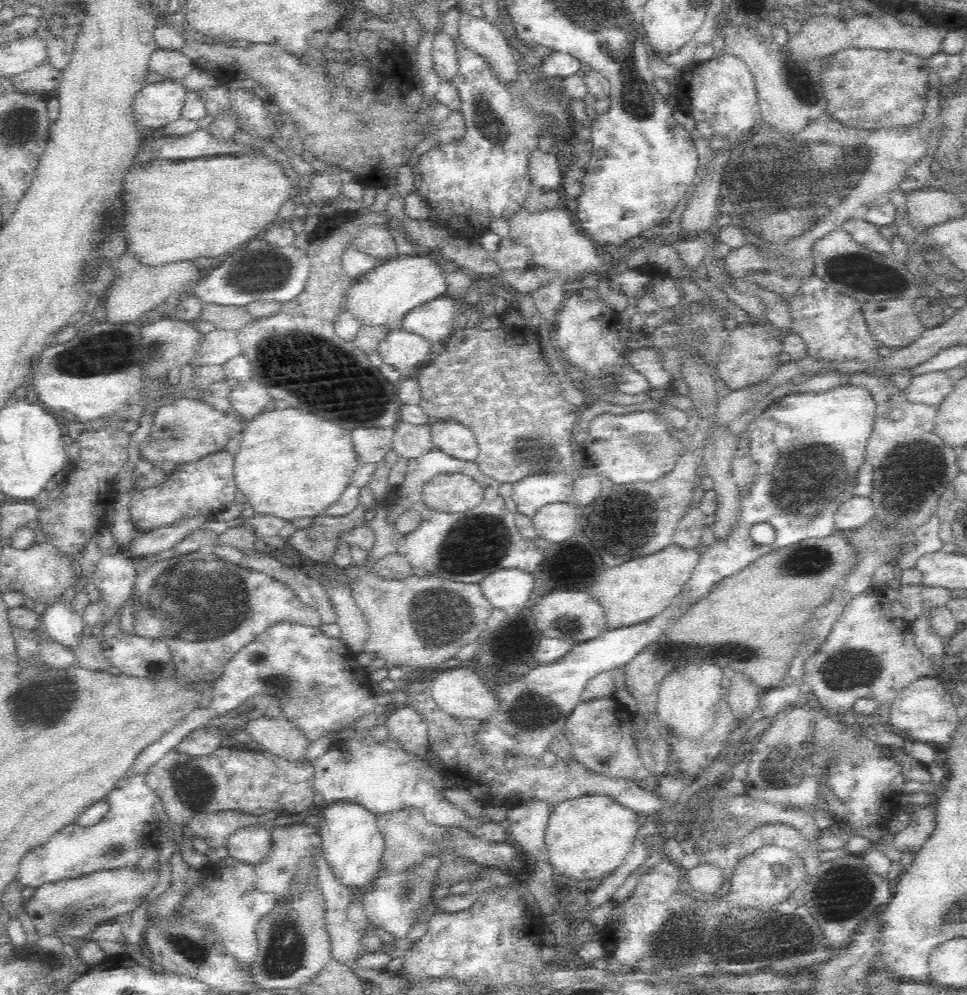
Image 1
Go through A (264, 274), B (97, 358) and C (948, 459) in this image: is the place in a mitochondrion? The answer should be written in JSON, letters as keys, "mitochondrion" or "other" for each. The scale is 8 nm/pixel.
{"A":"mitochondrion","B":"mitochondrion","C":"other"}

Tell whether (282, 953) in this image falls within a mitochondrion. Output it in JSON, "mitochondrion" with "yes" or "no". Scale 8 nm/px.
{"mitochondrion":"yes"}

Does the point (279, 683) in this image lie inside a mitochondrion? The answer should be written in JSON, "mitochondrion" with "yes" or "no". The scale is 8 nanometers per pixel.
{"mitochondrion":"yes"}

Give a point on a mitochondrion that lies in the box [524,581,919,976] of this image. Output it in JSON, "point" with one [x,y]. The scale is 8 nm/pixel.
{"point":[752,940]}

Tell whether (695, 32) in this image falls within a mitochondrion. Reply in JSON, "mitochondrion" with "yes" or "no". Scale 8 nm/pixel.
{"mitochondrion":"no"}

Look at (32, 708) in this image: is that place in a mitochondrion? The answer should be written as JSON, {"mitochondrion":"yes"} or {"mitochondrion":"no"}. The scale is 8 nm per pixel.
{"mitochondrion":"yes"}

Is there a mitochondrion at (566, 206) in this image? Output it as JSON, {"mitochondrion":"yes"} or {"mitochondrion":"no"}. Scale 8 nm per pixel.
{"mitochondrion":"no"}

